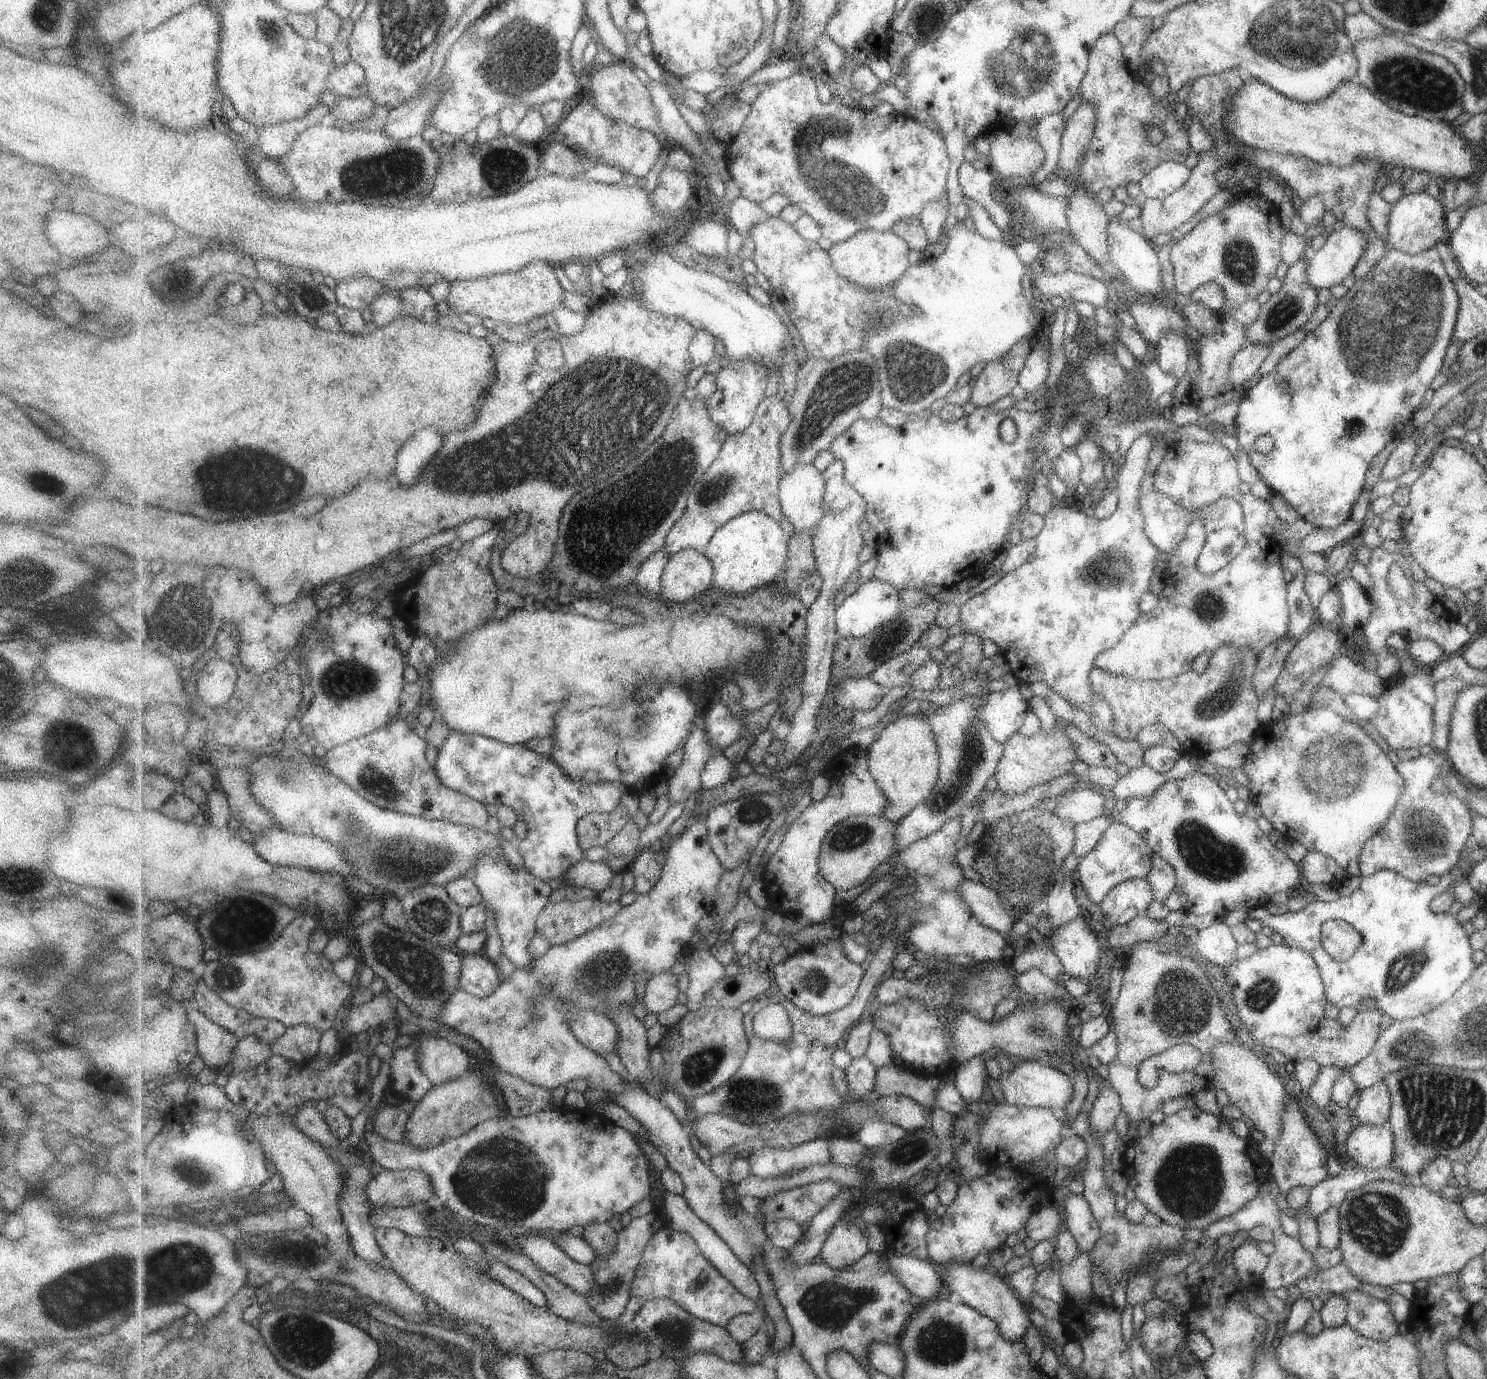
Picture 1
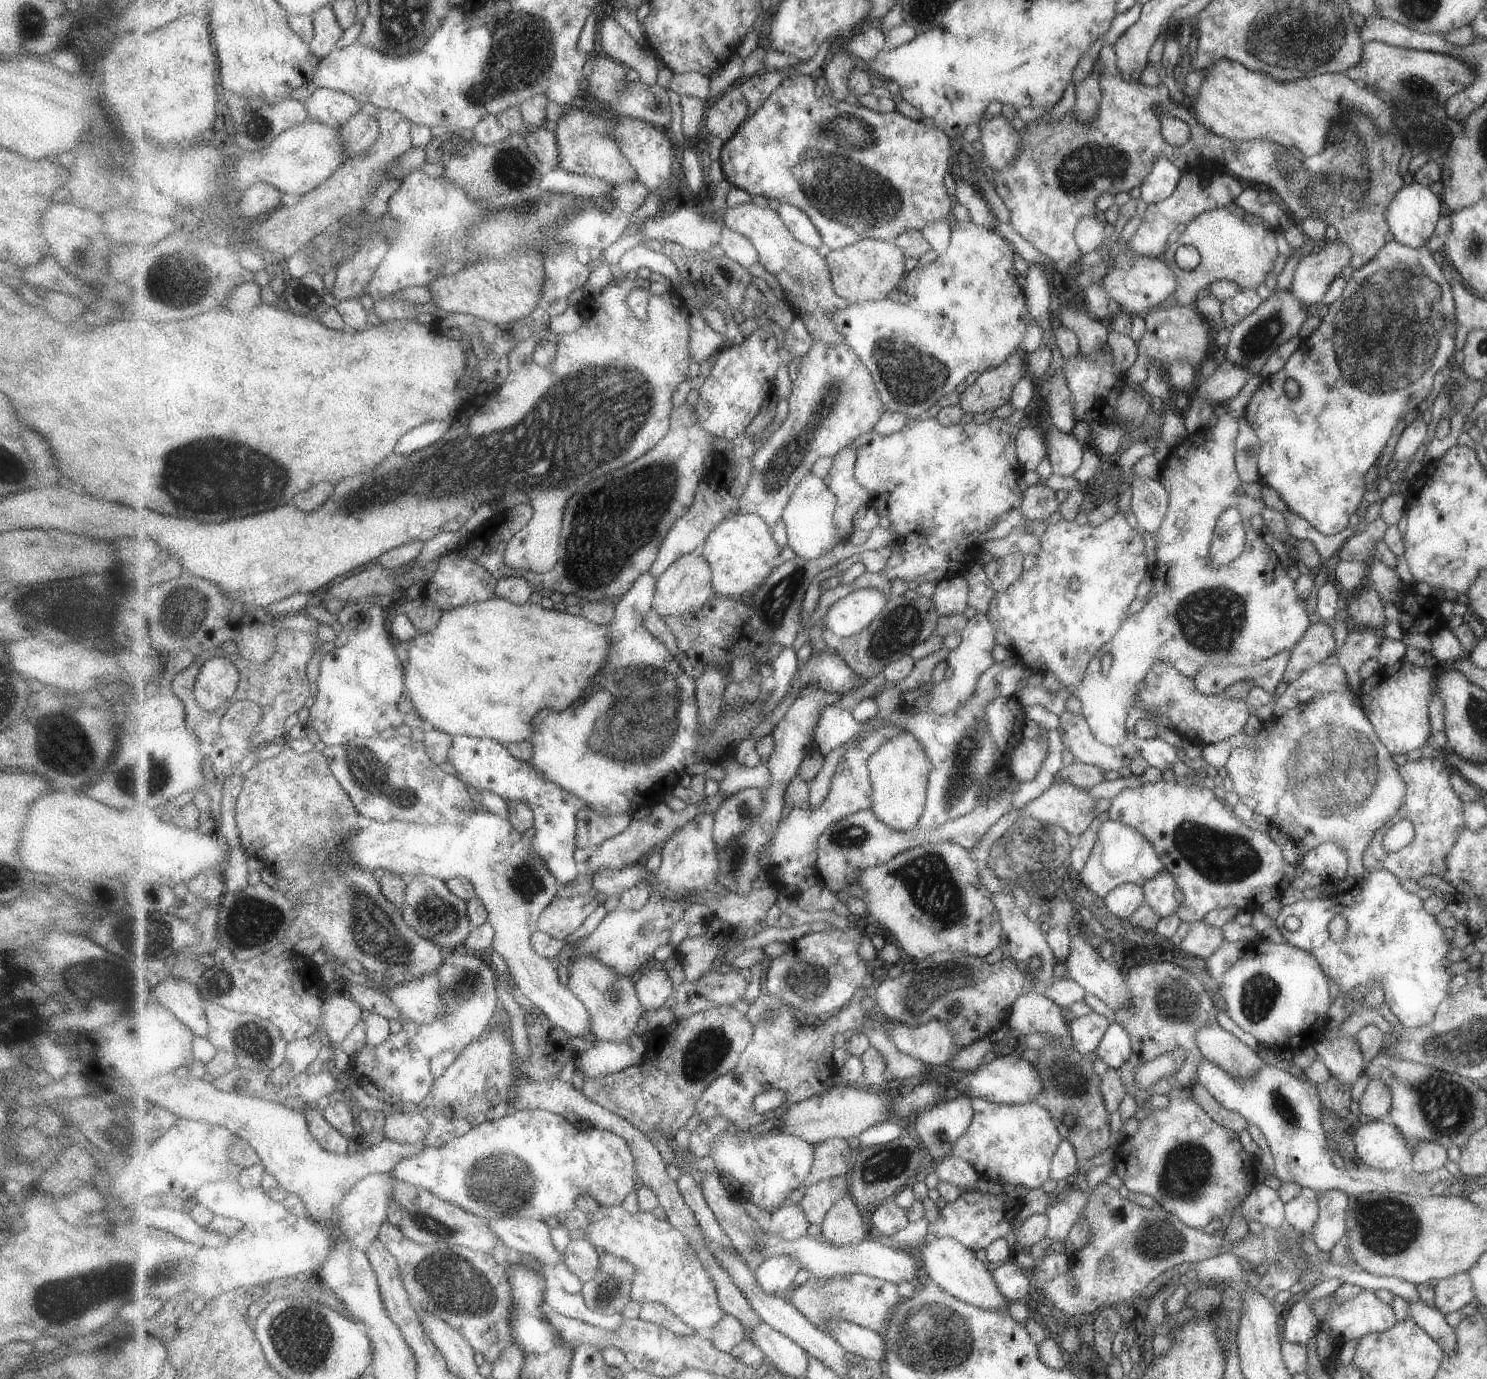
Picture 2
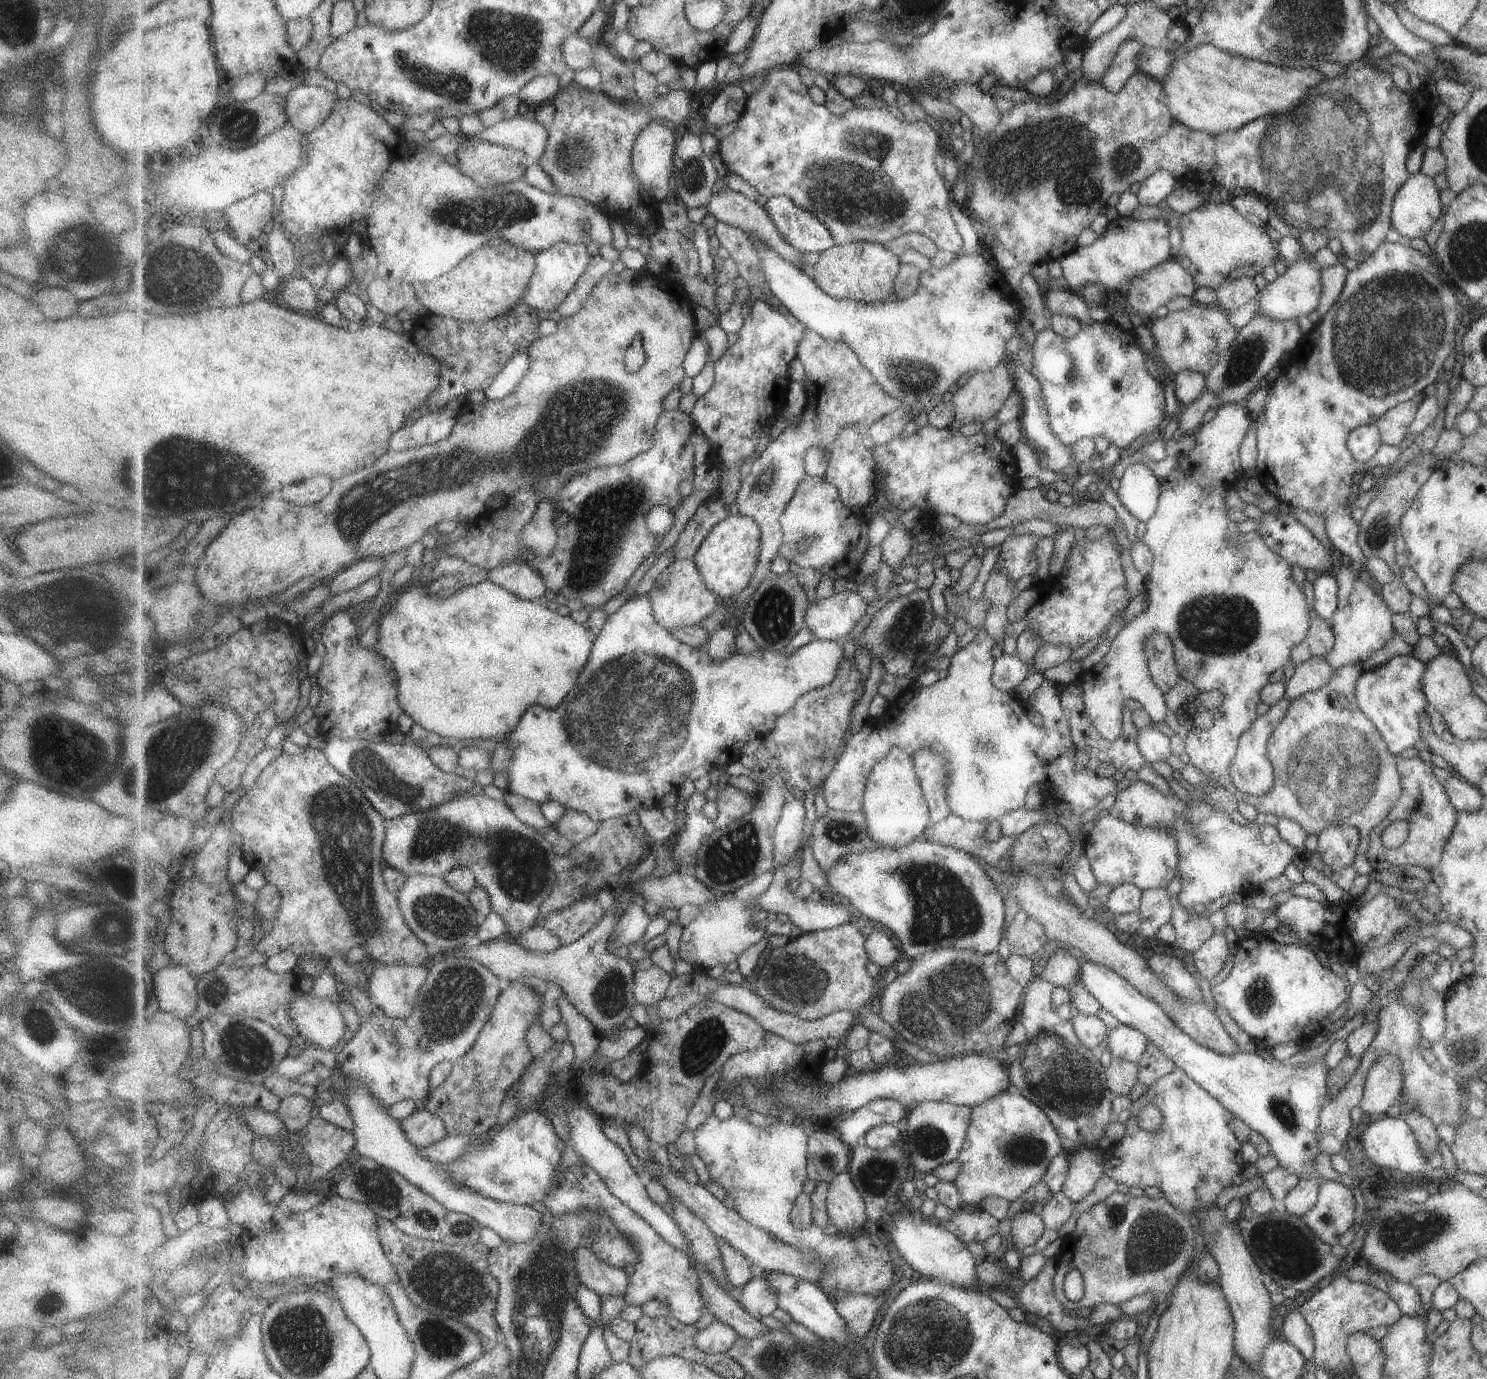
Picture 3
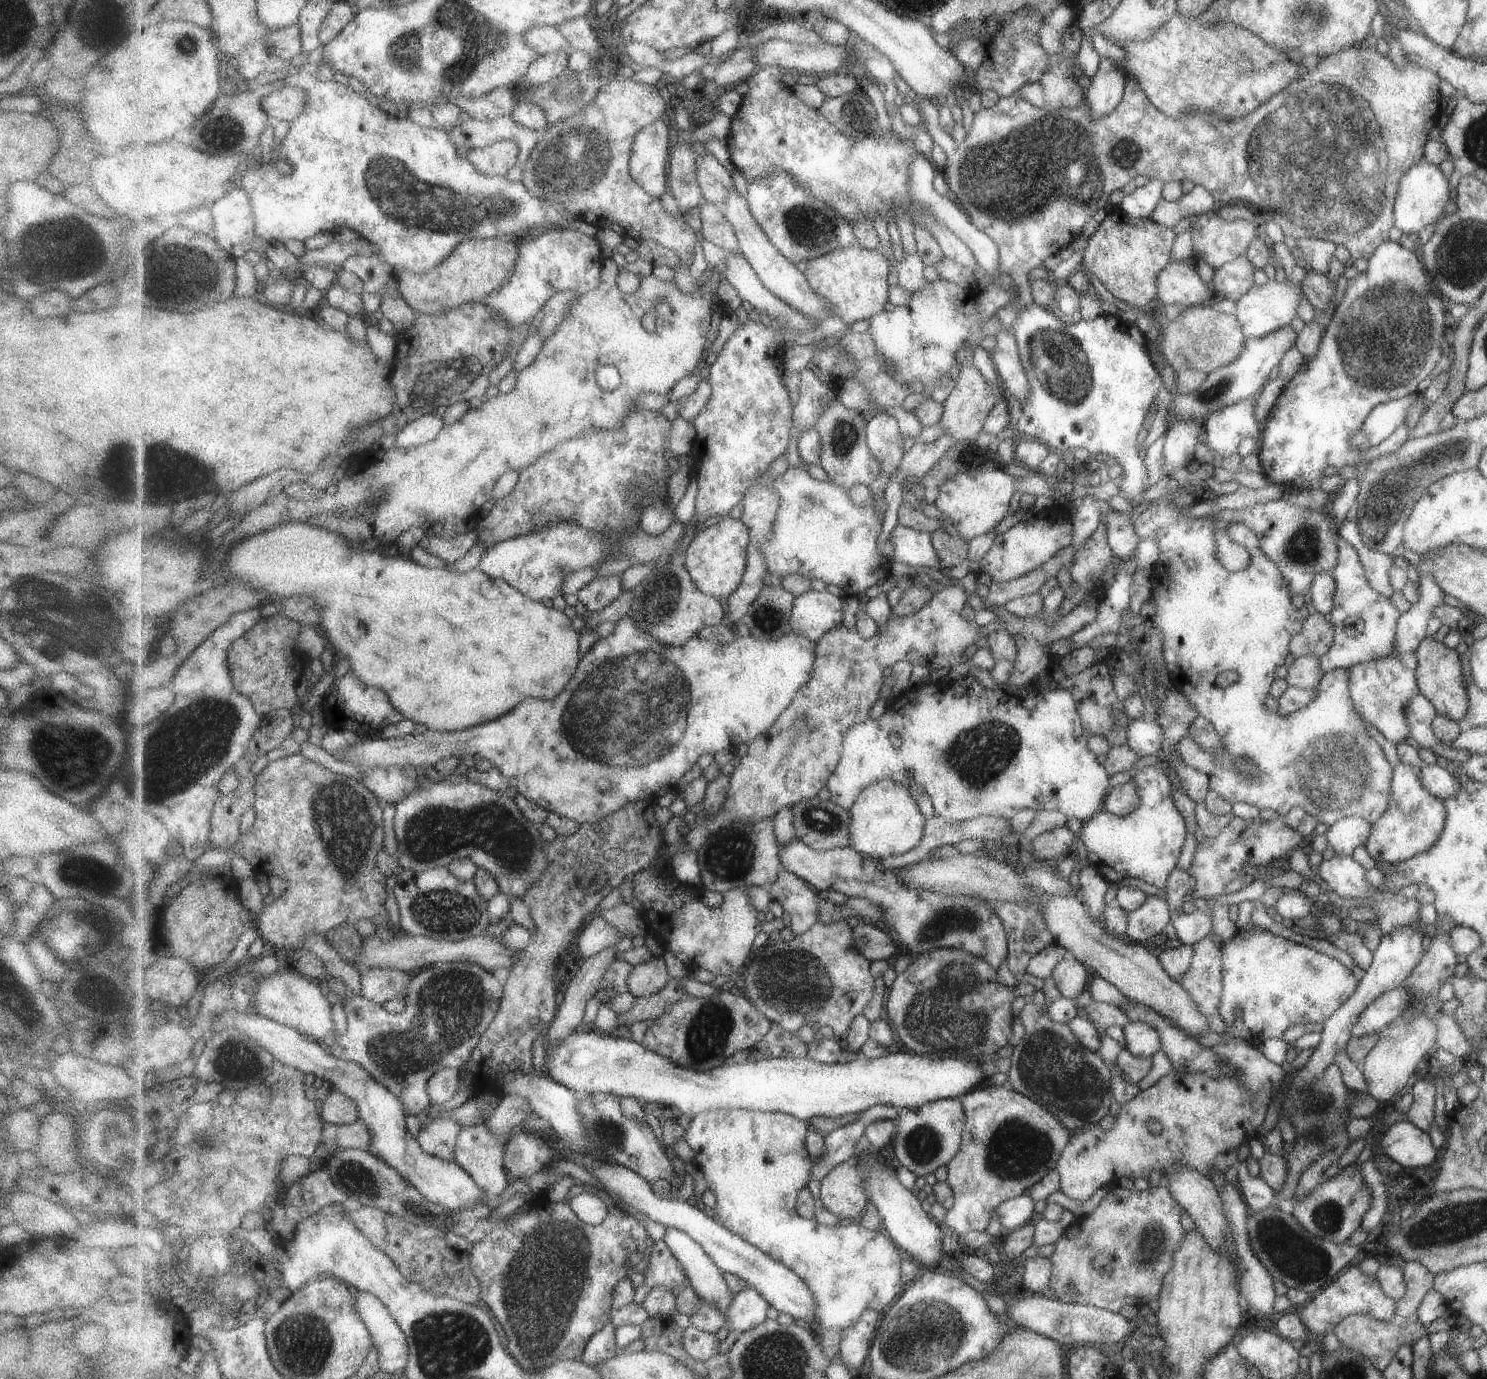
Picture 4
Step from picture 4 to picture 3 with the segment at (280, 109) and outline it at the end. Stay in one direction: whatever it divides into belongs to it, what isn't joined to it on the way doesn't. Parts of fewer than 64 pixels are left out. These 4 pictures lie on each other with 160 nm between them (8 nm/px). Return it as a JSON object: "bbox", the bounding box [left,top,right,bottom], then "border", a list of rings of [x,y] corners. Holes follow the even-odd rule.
{"bbox":[286,83,337,133],"border":[[[303,83],[286,96],[287,125],[310,133],[334,111],[337,94],[319,85]]]}

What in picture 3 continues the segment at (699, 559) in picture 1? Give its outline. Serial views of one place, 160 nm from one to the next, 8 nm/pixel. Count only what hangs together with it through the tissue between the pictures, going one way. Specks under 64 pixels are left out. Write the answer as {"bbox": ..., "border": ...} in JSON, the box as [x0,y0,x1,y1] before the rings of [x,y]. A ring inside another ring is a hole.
{"bbox":[648,559,717,632],"border":[[[677,559],[656,580],[648,594],[652,602],[653,614],[657,622],[669,632],[673,629],[699,625],[700,622],[715,612],[717,593],[705,582],[700,568],[693,559]]]}

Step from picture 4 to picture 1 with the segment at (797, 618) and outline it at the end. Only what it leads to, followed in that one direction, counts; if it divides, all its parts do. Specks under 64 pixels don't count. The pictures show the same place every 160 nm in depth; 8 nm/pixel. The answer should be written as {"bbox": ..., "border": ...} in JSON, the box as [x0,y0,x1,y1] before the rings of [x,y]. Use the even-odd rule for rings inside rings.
{"bbox":[836,579,904,638],"border":[[[871,579],[863,583],[855,594],[844,599],[843,604],[836,608],[836,629],[840,638],[863,638],[886,622],[893,620],[902,611],[904,604],[900,589],[887,581]]]}

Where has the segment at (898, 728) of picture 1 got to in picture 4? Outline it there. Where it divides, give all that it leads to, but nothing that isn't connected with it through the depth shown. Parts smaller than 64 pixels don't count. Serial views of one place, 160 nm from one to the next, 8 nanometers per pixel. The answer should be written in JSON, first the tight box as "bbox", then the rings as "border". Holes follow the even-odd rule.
{"bbox":[849,778,928,860],"border":[[[883,778],[864,788],[859,800],[849,810],[850,845],[857,852],[879,860],[913,850],[923,838],[923,830],[928,820],[911,794],[909,787],[893,779]]]}

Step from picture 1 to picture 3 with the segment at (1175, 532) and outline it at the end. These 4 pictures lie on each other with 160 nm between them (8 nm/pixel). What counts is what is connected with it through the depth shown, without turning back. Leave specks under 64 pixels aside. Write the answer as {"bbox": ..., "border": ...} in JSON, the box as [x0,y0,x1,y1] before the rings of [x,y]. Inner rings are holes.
{"bbox":[1118,459,1160,522],"border":[[[1133,459],[1118,481],[1118,501],[1138,522],[1145,522],[1156,509],[1160,481],[1147,466]]]}

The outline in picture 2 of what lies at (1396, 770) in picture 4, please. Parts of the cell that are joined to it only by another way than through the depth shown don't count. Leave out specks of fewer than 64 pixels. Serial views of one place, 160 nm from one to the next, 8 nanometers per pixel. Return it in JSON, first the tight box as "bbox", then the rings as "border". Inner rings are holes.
{"bbox":[1362,756,1464,880],"border":[[[1422,756],[1415,761],[1405,761],[1403,766],[1398,766],[1399,776],[1405,783],[1405,796],[1403,802],[1398,808],[1398,811],[1391,817],[1393,824],[1401,819],[1408,820],[1414,828],[1414,835],[1409,844],[1403,846],[1396,851],[1383,850],[1381,844],[1381,837],[1383,833],[1389,828],[1387,826],[1381,826],[1381,829],[1377,829],[1374,832],[1373,838],[1369,841],[1369,844],[1362,852],[1362,865],[1366,871],[1378,871],[1386,870],[1391,874],[1394,874],[1398,879],[1411,878],[1411,880],[1425,876],[1425,875],[1437,875],[1440,877],[1446,869],[1446,856],[1451,848],[1451,845],[1455,842],[1456,836],[1464,828],[1464,816],[1462,813],[1463,805],[1462,800],[1455,794],[1455,791],[1451,788],[1449,777],[1453,770],[1449,768],[1445,762],[1439,763],[1436,759],[1423,758]]]}

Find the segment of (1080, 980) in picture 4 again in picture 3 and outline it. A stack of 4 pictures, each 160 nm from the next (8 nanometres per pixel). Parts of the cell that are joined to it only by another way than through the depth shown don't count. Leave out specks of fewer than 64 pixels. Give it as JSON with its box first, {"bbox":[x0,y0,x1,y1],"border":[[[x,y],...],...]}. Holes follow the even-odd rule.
{"bbox":[1040,944,1080,988],"border":[[[1059,944],[1047,947],[1048,954],[1040,977],[1050,982],[1054,987],[1067,988],[1071,983],[1078,980],[1080,960],[1075,958]]]}

